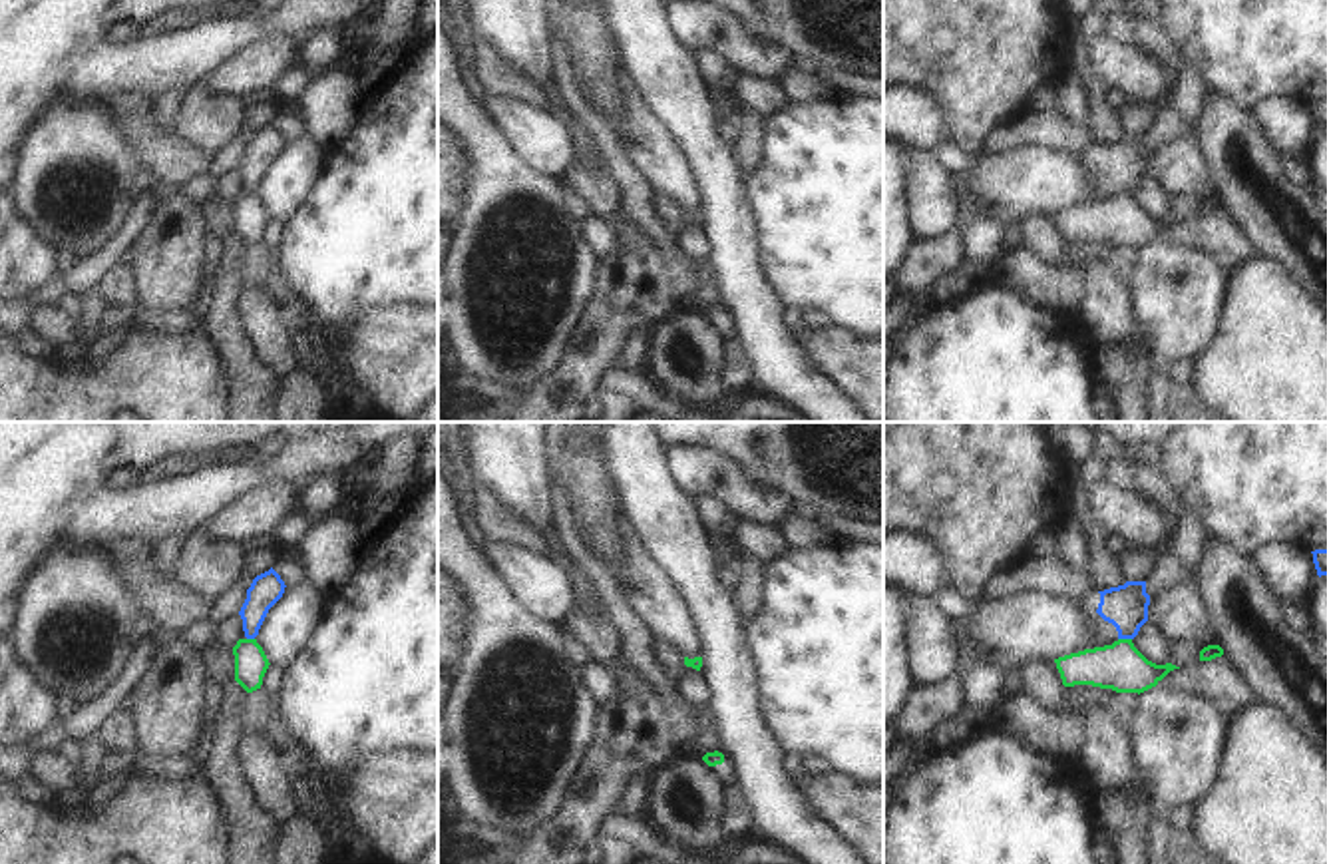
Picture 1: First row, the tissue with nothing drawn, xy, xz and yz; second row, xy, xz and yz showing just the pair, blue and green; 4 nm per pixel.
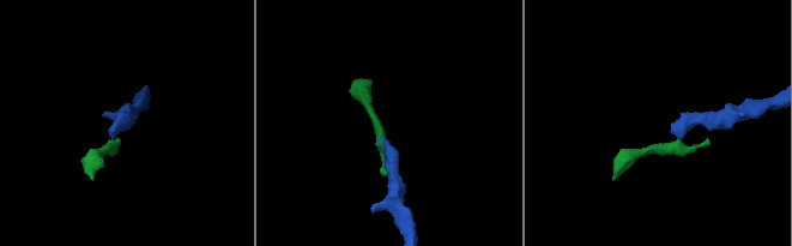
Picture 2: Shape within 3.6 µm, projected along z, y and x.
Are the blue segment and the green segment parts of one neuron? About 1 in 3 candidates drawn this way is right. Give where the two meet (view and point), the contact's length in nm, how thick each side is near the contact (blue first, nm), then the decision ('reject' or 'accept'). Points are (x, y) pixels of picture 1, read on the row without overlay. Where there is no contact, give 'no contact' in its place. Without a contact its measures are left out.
contact yz (1125, 192); length 60 nm; calibres 180 and 190 nm; reject

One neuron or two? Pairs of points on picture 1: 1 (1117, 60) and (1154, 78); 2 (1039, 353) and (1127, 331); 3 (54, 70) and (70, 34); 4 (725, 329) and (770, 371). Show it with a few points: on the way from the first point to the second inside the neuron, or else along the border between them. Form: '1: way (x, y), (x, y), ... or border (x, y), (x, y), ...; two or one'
1: way (1127, 66), (1144, 78); one
2: border (1079, 313), (1095, 347); two
3: way (54, 62), (54, 50), (62, 42); one
4: border (723, 317), (735, 327), (737, 335); two

